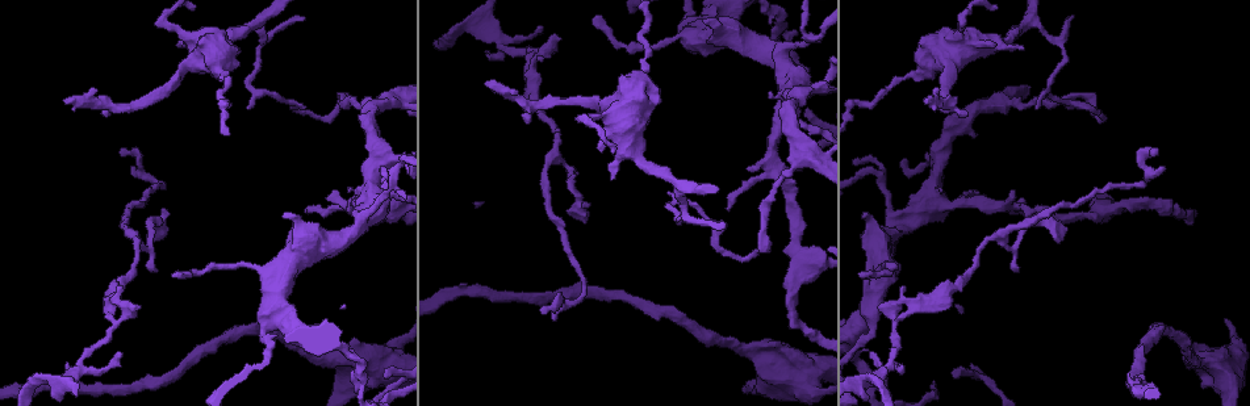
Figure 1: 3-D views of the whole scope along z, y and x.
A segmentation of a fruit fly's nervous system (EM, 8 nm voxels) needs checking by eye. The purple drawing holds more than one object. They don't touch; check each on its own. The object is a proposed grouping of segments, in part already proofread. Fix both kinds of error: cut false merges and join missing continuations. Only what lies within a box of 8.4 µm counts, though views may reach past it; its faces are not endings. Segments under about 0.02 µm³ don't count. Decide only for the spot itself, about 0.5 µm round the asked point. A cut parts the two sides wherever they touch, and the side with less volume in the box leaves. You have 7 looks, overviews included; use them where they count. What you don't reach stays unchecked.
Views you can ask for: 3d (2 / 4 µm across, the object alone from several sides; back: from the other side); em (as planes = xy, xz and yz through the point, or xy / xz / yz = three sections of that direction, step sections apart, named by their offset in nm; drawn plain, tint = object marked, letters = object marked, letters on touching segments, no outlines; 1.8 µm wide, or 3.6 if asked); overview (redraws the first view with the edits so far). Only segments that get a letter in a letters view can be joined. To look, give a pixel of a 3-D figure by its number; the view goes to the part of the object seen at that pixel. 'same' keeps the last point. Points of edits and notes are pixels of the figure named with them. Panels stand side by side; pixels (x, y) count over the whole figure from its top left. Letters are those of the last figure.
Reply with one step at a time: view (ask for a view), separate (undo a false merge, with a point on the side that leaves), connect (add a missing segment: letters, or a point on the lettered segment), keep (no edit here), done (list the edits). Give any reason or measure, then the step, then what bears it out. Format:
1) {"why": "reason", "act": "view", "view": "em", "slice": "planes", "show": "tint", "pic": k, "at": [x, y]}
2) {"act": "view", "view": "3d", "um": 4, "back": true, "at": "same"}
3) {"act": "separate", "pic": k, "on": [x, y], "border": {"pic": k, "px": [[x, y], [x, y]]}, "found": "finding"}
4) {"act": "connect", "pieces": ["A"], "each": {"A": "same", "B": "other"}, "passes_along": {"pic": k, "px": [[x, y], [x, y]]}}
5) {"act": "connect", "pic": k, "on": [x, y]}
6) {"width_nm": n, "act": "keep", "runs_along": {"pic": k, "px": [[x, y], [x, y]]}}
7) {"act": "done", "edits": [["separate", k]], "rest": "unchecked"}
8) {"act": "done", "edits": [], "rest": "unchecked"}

{"why": "free end", "act": "view", "view": "em", "slice": "yz", "step": 16, "show": "plain", "pic": 1, "at": [1156, 150]}

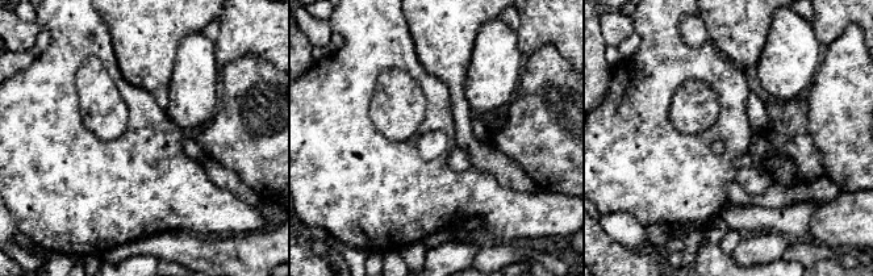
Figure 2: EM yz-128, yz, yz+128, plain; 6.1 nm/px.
{"act": "view", "view": "em", "slice": "yz", "step": 16, "show": "tint", "at": "same"}

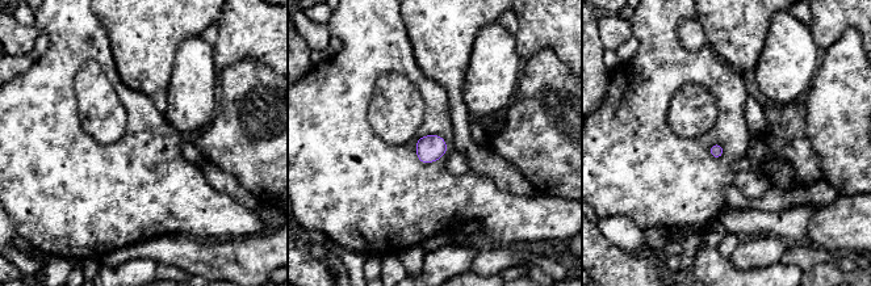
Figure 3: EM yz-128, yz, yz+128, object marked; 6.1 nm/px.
{"act": "view", "view": "em", "slice": "yz", "step": 16, "show": "letters", "at": "same"}

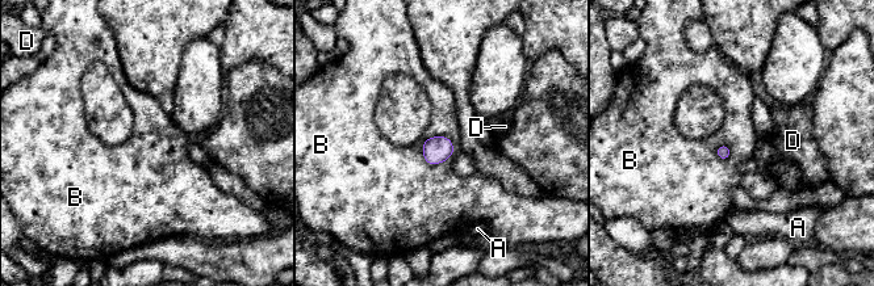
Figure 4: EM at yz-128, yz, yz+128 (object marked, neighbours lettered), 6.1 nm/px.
{"act": "keep", "each": {"A": "other", "B": "other", "D": "other"}, "found": "no lettered segment goes on from it"}

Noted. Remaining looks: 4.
{"act": "view", "view": "em", "um": 3.6, "slice": "planes", "show": "tint", "pic": 1, "at": [569, 186]}

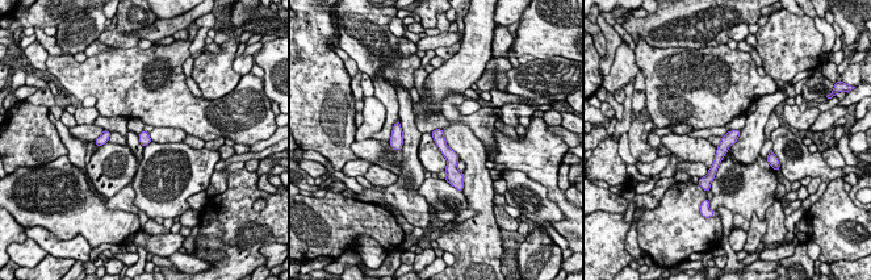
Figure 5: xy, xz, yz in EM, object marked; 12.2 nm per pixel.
{"why": "see the neighbours", "act": "view", "view": "em", "um": 3.6, "slice": "planes", "show": "letters", "at": "same"}

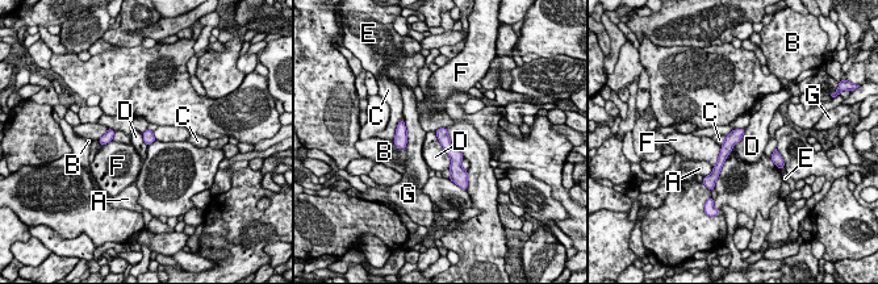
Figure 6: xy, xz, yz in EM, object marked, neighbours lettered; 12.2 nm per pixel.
{"act": "keep", "each": {"A": "other", "B": "other", "C": "other", "D": "other", "E": "other", "F": "other", "G": "other"}, "runs_along": {"pic": 6, "px": [[740, 132], [728, 143], [716, 168]]}, "found": "one neuron here"}

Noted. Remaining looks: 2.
{"why": "calibre changes", "act": "view", "view": "em", "um": 3.6, "slice": "planes", "show": "letters", "pic": 1, "at": [893, 326]}

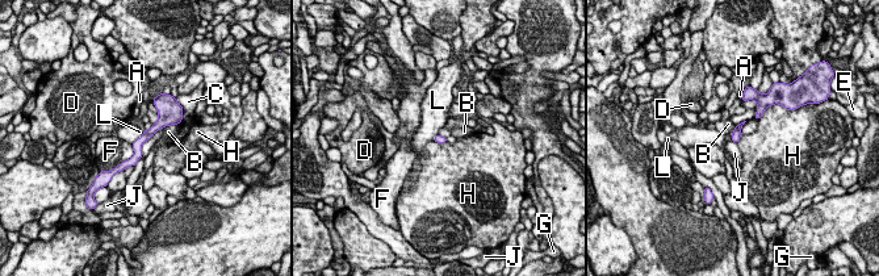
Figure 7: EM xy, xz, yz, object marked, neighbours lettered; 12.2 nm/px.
{"act": "keep", "each": {"A": "other", "B": "other", "C": "other", "D": "other", "E": "other", "F": "other", "G": "other", "H": "other", "J": "other", "L": "other"}, "found": "one neuron here"}

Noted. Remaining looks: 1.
{"act": "done", "edits": [], "rest": "unchecked"}

